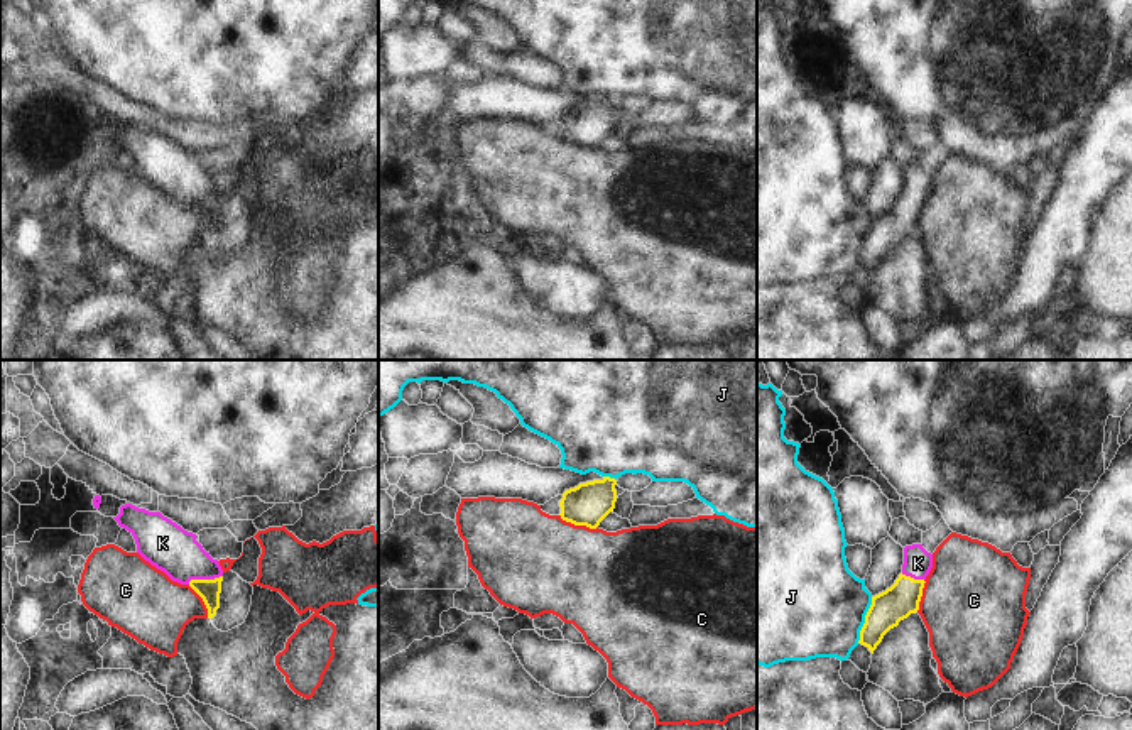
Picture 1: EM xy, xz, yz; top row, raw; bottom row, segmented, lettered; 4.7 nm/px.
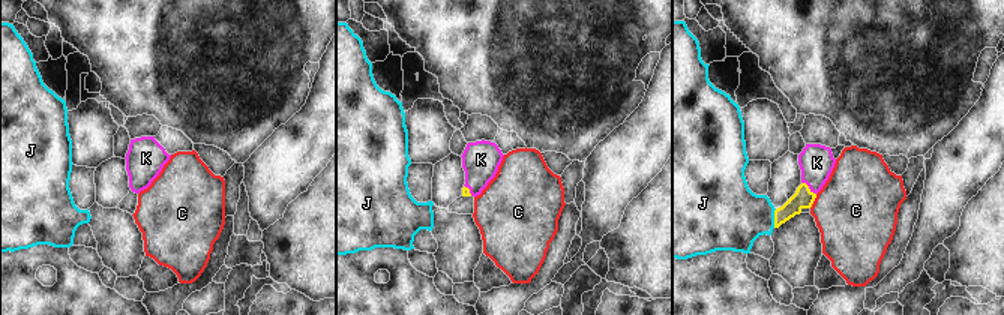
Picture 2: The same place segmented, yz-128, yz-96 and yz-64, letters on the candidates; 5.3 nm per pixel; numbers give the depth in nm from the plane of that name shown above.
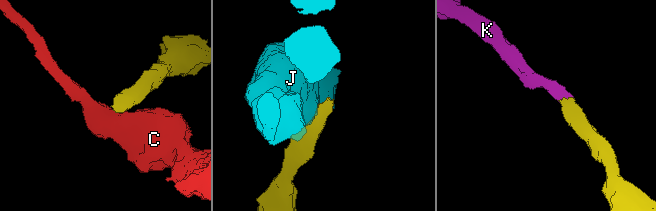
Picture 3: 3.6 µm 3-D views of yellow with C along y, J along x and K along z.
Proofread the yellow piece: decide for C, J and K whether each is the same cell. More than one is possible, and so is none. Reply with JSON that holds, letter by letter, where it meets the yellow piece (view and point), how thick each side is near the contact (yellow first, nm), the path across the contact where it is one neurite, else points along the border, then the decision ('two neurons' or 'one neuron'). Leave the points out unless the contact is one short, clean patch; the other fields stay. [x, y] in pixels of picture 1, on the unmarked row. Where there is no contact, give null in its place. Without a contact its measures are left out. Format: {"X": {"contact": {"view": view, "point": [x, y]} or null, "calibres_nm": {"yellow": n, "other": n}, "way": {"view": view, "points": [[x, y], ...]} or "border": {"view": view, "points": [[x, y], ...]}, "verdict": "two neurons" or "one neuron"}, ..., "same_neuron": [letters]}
{"C": {"contact": {"view": "xz", "point": [578, 146]}, "calibres_nm": {"yellow": 200, "other": 460}, "border": {"view": "xz", "points": [[560, 136], [575, 146], [597, 149]]}, "verdict": "two neurons"}, "J": {"contact": {"view": "yz", "point": [865, 242]}, "calibres_nm": {"yellow": 170, "other": 480}, "verdict": "two neurons"}, "K": {"contact": {"view": "xy", "point": [205, 201]}, "calibres_nm": {"yellow": 100, "other": 220}, "way": {"view": "xy", "points": [[208, 212], [205, 201], [169, 169]]}, "verdict": "one neuron"}, "same_neuron": ["K"]}

